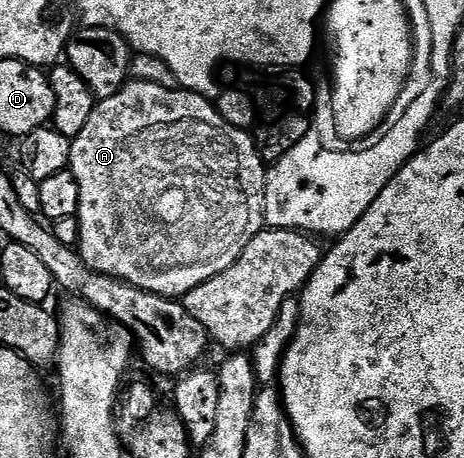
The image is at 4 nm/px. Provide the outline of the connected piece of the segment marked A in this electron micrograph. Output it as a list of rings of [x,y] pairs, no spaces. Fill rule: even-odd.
[[[130,79],[118,92],[106,100],[97,100],[93,113],[86,126],[72,139],[73,153],[69,159],[69,168],[79,182],[79,210],[76,218],[81,227],[79,251],[87,266],[115,276],[128,284],[152,289],[160,286],[164,295],[183,298],[195,286],[215,278],[227,270],[241,257],[243,250],[266,227],[265,223],[265,185],[267,183],[267,165],[257,152],[257,141],[244,128],[236,128],[217,113],[216,103],[201,92],[187,92],[180,86],[168,88],[165,84],[156,84],[153,80]]]

